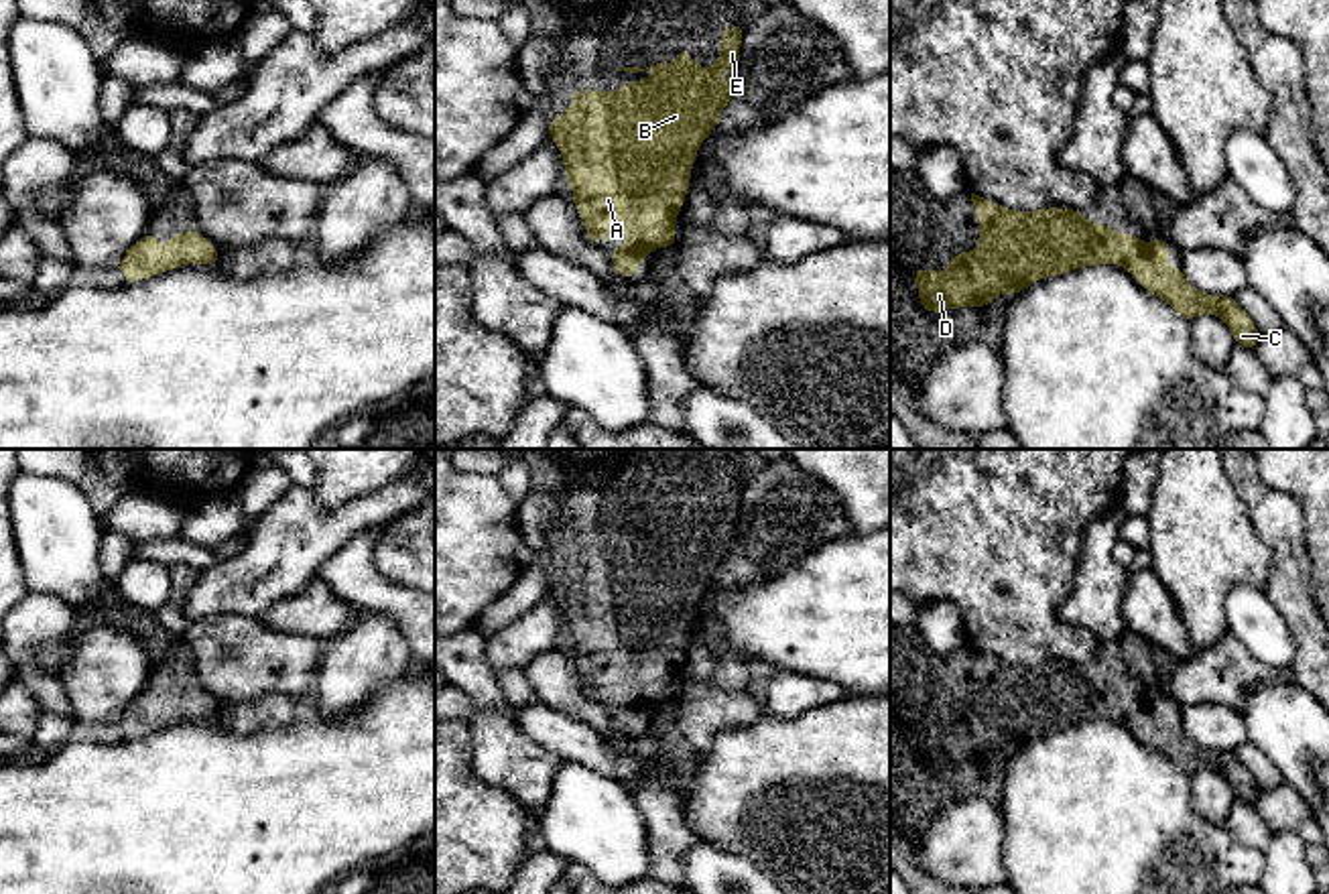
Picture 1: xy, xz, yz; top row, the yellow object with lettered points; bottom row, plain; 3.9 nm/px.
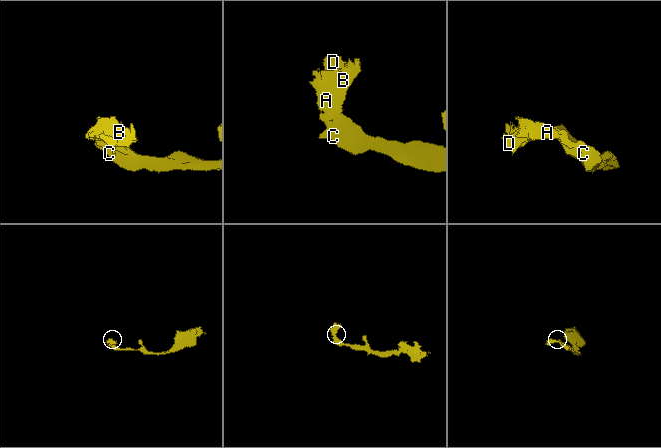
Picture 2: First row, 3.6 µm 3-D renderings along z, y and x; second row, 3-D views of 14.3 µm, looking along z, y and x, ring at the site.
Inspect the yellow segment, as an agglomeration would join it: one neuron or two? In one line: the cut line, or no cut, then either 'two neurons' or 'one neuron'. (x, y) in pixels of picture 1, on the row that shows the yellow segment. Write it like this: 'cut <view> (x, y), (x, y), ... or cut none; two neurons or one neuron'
cut none; one neuron

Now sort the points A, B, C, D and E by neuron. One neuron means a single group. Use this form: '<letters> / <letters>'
A B C D E

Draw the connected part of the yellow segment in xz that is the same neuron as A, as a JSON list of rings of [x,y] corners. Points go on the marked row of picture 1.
[[[740,24],[740,26],[721,26],[721,57],[711,63],[711,65],[697,65],[691,61],[691,55],[689,55],[689,47],[683,47],[679,57],[667,65],[667,63],[656,63],[652,67],[646,67],[644,71],[650,75],[646,81],[638,81],[638,83],[626,83],[620,91],[599,91],[599,93],[593,93],[589,87],[579,87],[579,91],[575,95],[567,93],[569,98],[573,98],[579,106],[573,108],[573,106],[567,106],[561,114],[559,120],[549,120],[547,128],[549,128],[549,136],[553,138],[555,146],[561,148],[563,152],[563,161],[565,161],[565,179],[571,183],[573,187],[573,205],[577,207],[577,213],[581,217],[583,224],[587,224],[587,238],[591,242],[595,242],[597,246],[604,244],[604,234],[610,230],[610,228],[626,228],[628,230],[628,236],[626,236],[626,246],[624,248],[614,248],[610,252],[610,258],[612,258],[612,264],[614,264],[614,270],[624,274],[628,280],[634,280],[636,276],[636,268],[646,260],[648,256],[648,250],[650,248],[673,248],[675,240],[677,240],[677,232],[675,232],[675,217],[679,217],[681,213],[681,203],[683,199],[687,197],[687,191],[689,191],[689,175],[691,175],[691,169],[693,169],[693,161],[697,156],[697,150],[699,150],[699,144],[711,136],[713,128],[715,128],[715,120],[717,120],[717,114],[723,110],[723,106],[727,102],[734,100],[734,89],[736,89],[736,77],[732,79],[701,79],[699,73],[701,71],[711,71],[711,73],[717,73],[721,69],[738,69],[740,65],[740,43],[742,43],[742,35],[746,30],[746,24]]]

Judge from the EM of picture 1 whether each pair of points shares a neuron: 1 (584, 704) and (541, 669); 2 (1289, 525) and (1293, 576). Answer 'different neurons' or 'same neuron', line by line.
1: same neuron
2: same neuron

